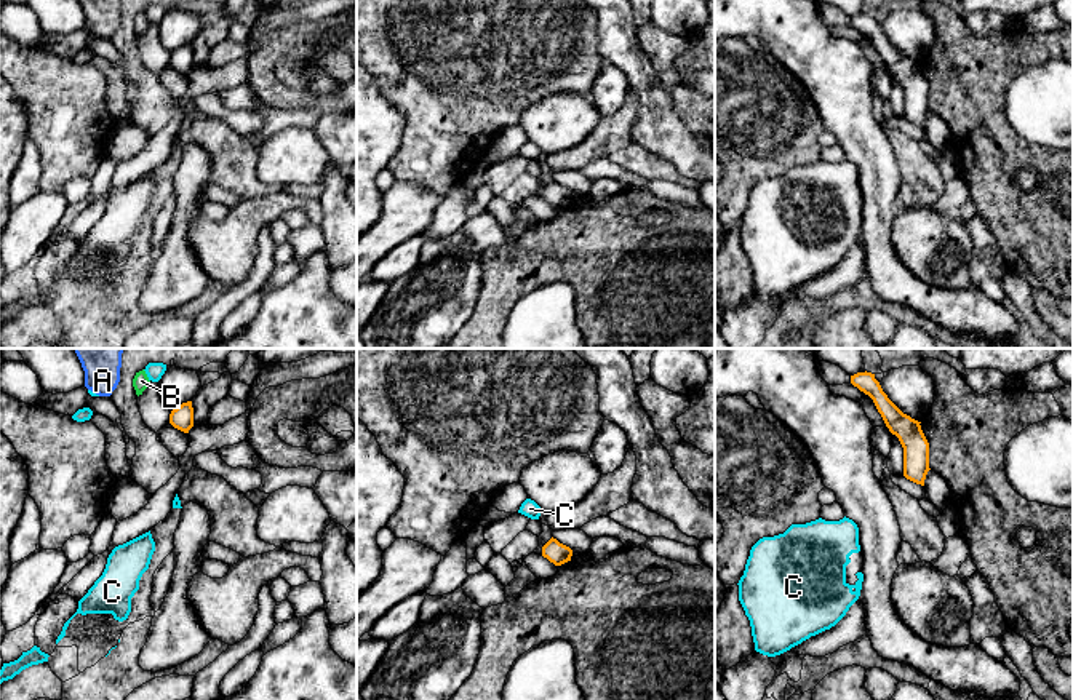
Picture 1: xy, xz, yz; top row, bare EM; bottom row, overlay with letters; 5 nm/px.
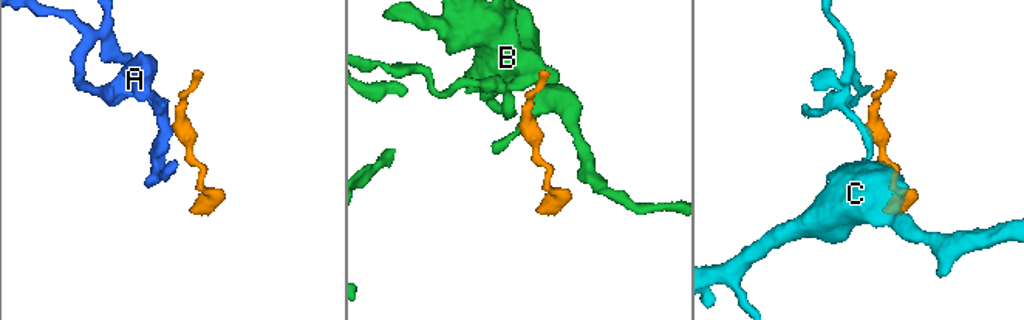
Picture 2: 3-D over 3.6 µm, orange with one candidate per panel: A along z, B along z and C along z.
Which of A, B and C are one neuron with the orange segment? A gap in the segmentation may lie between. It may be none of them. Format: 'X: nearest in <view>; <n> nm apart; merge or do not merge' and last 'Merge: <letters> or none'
A: nearest in xy; 300 nm apart; do not merge
B: nearest in xy; 180 nm apart; do not merge
C: nearest in xz; 120 nm apart; do not merge
Merge: none

